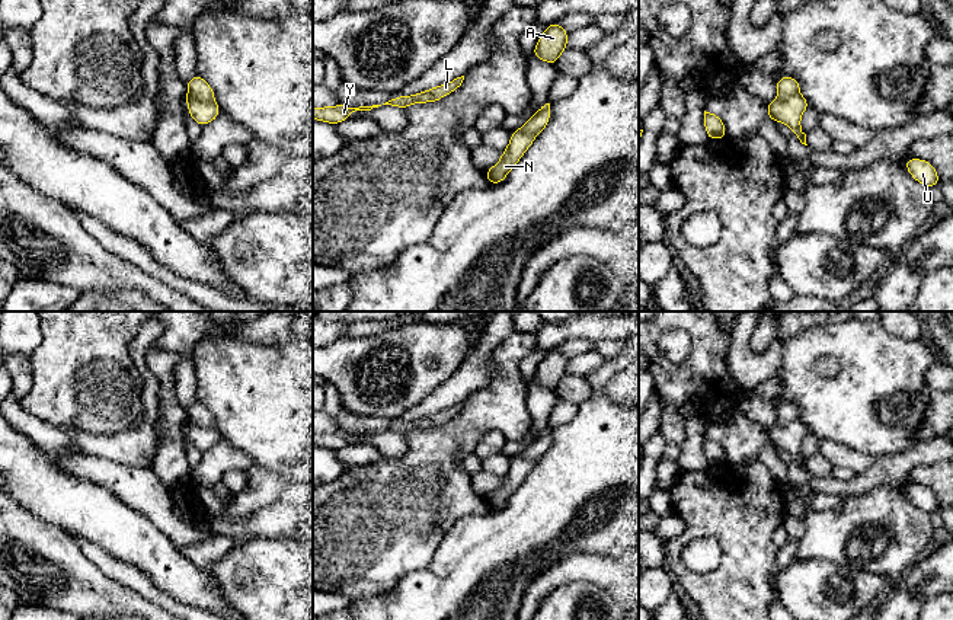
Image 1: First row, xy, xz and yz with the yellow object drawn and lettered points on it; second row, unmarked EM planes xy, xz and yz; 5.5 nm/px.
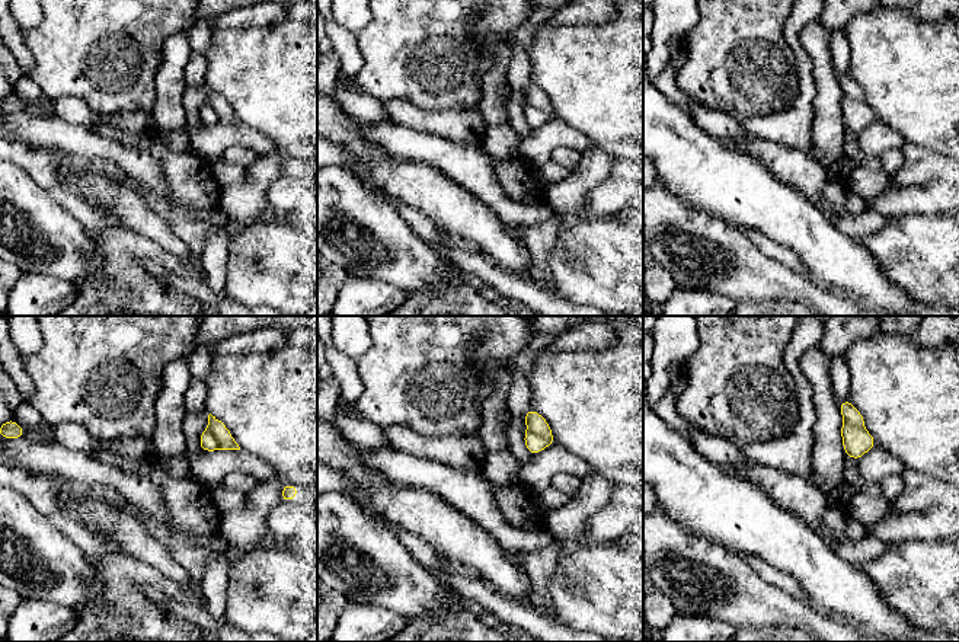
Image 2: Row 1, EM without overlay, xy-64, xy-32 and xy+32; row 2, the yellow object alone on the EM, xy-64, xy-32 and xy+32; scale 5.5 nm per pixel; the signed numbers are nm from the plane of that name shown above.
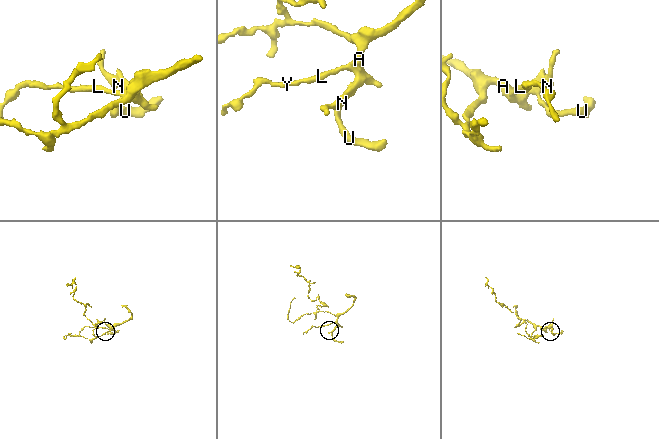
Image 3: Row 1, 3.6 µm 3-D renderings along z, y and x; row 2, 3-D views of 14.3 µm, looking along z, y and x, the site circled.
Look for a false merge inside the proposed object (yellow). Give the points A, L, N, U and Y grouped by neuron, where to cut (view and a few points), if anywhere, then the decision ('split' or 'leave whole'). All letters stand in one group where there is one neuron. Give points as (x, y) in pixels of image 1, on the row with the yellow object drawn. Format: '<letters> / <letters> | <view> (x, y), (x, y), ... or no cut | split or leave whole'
A L Y / N U | xy (188, 93), (214, 102) | split

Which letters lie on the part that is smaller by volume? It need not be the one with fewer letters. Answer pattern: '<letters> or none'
N, U

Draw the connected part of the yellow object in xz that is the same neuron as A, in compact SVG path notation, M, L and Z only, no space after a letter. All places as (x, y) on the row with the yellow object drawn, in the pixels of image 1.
M557 22L546 26L544 33L538 38L537 45L531 55L554 64L560 54L567 48L567 31Z

